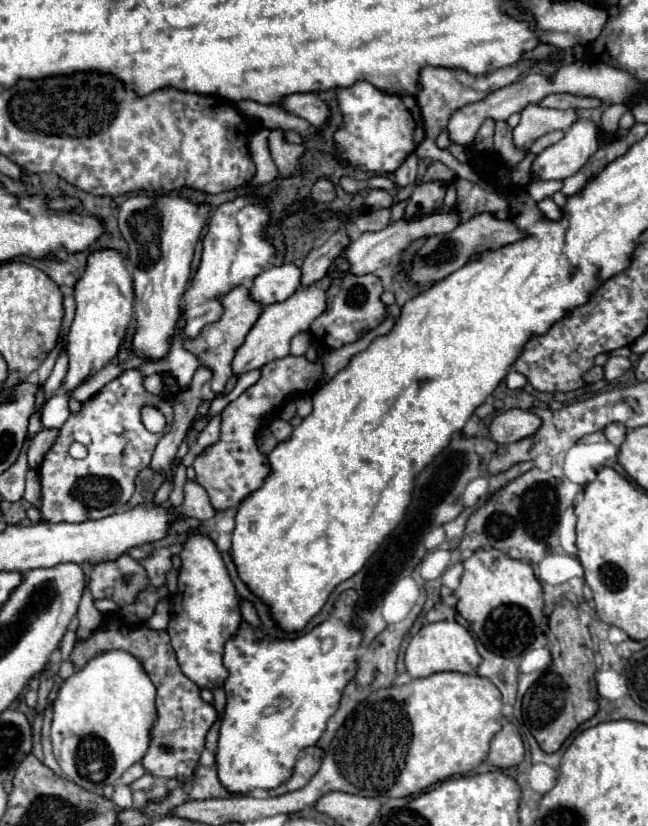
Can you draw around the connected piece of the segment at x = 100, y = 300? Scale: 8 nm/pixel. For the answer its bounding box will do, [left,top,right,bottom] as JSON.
[63,249,133,393]

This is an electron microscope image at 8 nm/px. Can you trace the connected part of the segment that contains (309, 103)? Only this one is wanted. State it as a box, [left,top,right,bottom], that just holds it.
[279,93,329,127]

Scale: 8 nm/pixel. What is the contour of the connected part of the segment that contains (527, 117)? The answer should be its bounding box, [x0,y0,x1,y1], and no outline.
[513,105,575,151]

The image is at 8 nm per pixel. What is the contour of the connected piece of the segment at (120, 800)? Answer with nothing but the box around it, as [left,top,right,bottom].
[113,783,133,809]

